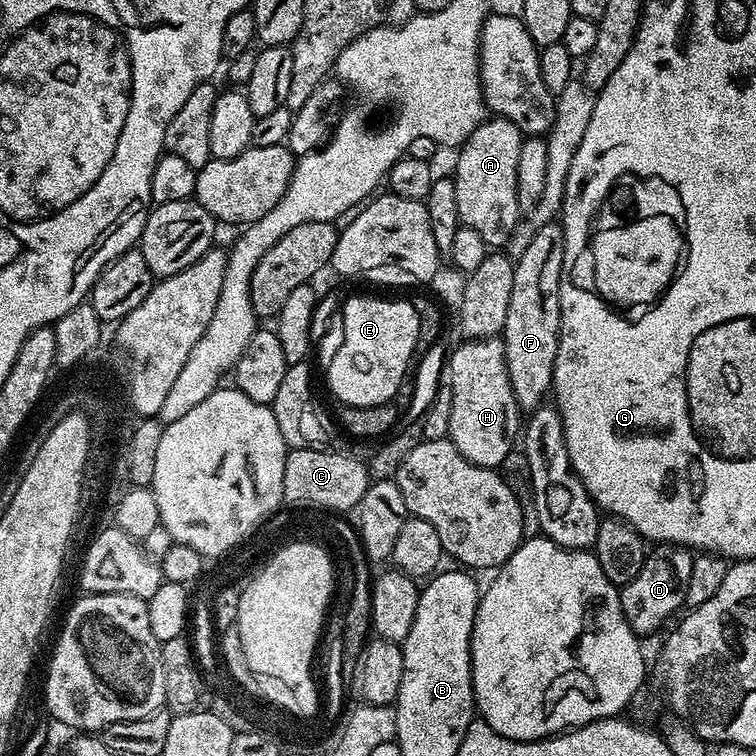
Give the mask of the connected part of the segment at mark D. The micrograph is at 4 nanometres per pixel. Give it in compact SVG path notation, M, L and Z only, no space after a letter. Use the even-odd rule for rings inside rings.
M656 544L647 549L644 565L634 582L620 588L622 614L641 638L656 632L679 608L685 607L686 585L690 582L693 553L679 544Z

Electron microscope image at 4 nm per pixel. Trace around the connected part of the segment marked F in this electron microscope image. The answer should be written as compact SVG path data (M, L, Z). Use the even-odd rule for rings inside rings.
M560 222L543 224L533 231L530 246L515 257L514 290L510 294L510 306L506 306L506 322L502 339L506 354L506 370L510 374L510 386L518 406L528 414L541 407L549 399L554 374L554 358L558 354L560 337L560 283L562 282L562 258L564 257L564 225Z

